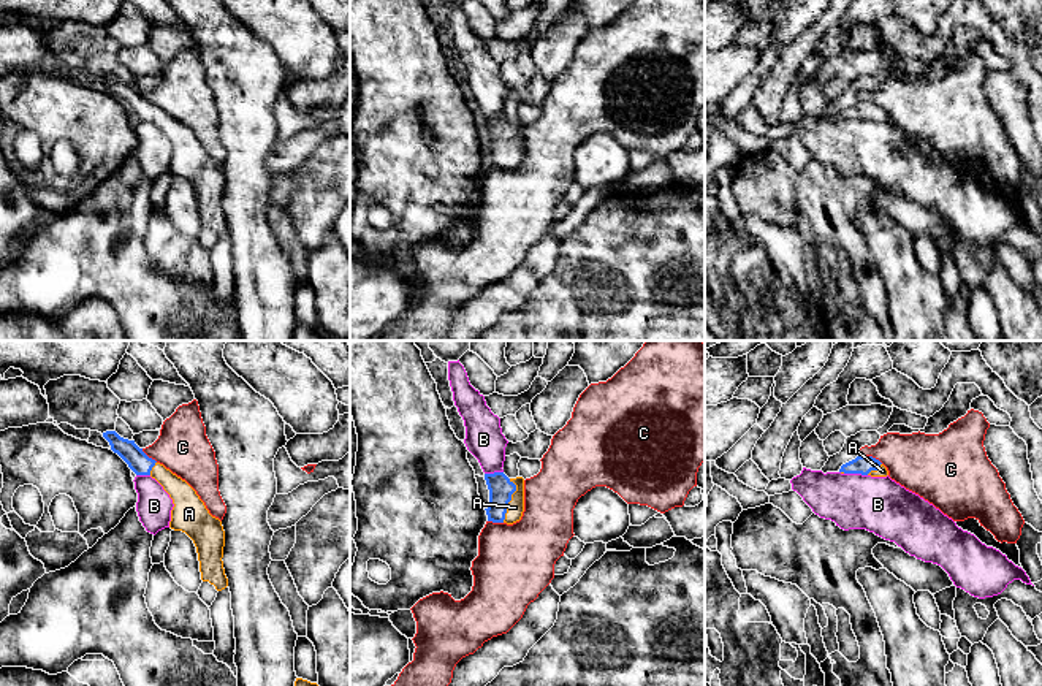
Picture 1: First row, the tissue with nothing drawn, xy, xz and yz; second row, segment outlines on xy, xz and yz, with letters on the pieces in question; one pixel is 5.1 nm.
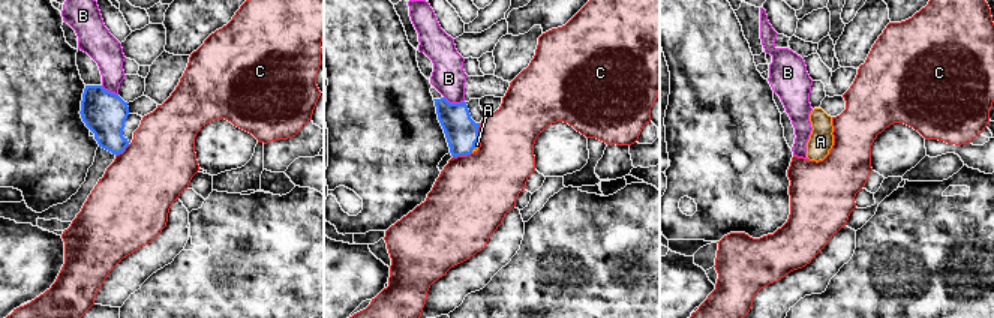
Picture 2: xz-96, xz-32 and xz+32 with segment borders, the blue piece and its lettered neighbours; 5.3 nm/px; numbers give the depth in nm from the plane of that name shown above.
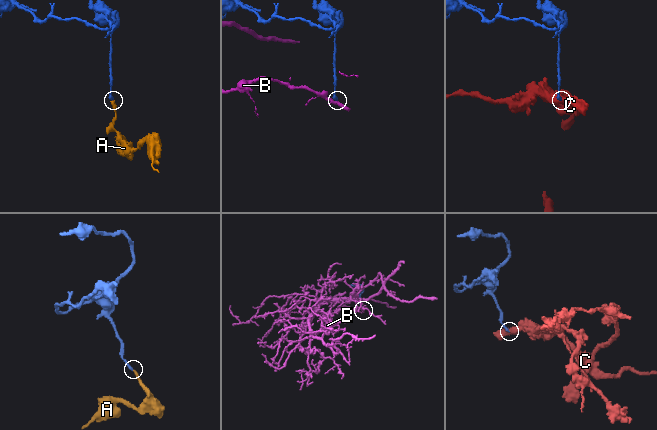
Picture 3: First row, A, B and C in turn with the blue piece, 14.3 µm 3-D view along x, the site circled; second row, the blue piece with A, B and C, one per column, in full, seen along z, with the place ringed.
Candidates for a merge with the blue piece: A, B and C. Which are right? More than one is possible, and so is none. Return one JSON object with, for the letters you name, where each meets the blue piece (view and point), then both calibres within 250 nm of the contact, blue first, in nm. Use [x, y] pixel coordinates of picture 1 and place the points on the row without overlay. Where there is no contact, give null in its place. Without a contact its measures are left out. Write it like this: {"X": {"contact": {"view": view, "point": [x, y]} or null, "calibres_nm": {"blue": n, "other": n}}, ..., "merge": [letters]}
{"A": {"contact": {"view": "xz", "point": [510, 144]}, "calibres_nm": {"blue": 120, "other": 90}}, "merge": ["A"]}

